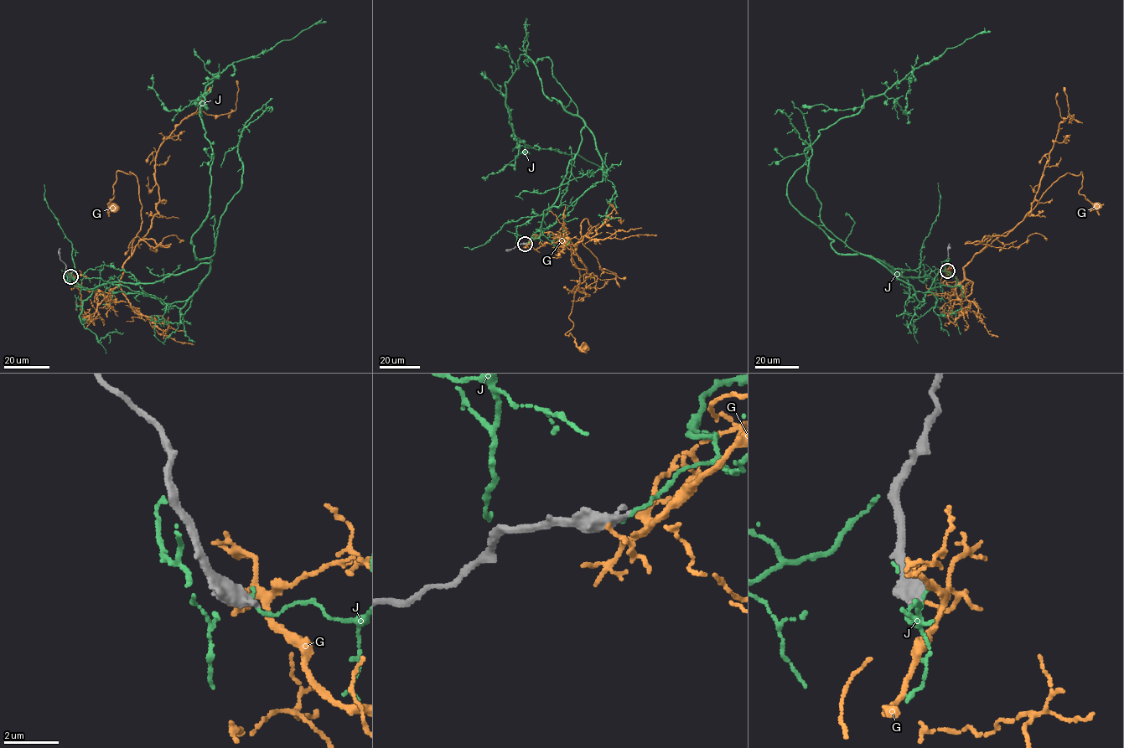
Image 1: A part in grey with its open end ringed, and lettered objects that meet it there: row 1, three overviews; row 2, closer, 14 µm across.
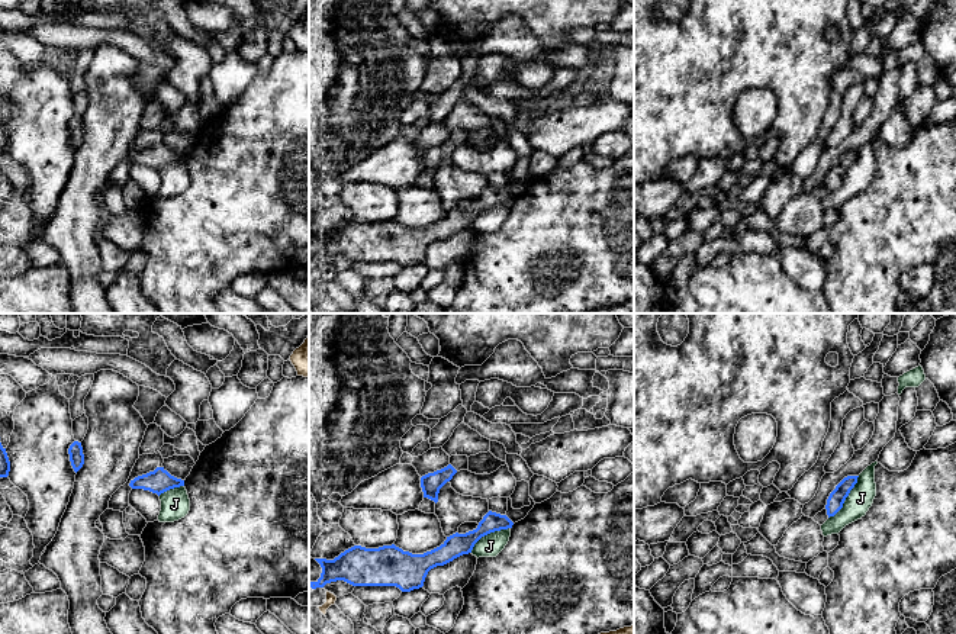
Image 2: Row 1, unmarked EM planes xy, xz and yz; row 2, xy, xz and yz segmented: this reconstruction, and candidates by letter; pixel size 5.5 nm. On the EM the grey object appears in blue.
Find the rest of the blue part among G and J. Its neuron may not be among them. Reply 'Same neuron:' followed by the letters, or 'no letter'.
Same neuron: no letter

